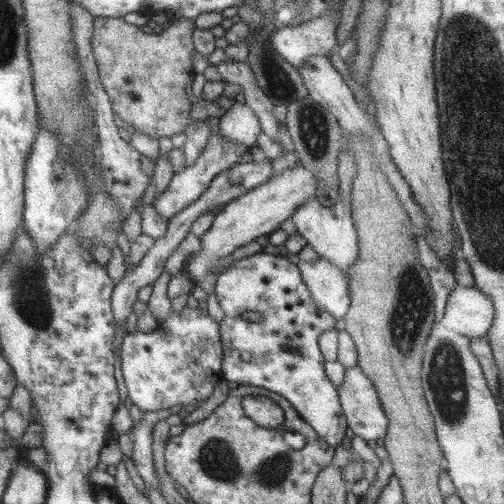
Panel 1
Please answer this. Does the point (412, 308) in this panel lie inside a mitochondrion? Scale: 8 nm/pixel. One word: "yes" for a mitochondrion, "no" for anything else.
yes

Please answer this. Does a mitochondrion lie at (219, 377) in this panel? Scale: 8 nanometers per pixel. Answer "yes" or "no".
no

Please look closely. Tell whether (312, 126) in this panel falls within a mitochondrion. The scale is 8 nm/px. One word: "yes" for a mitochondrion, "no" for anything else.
yes

